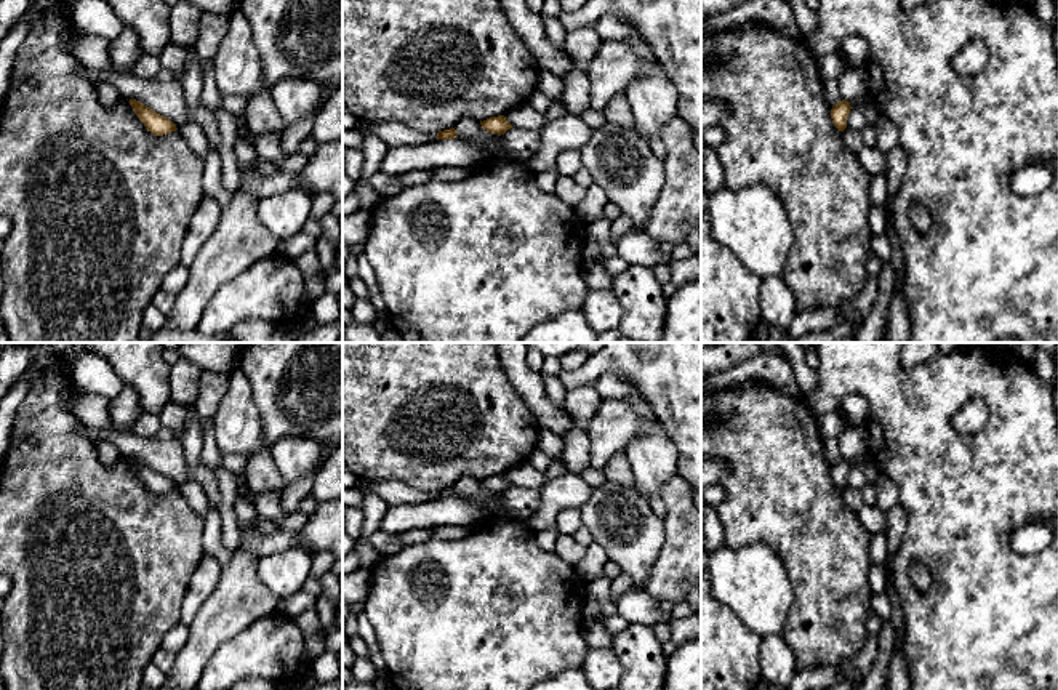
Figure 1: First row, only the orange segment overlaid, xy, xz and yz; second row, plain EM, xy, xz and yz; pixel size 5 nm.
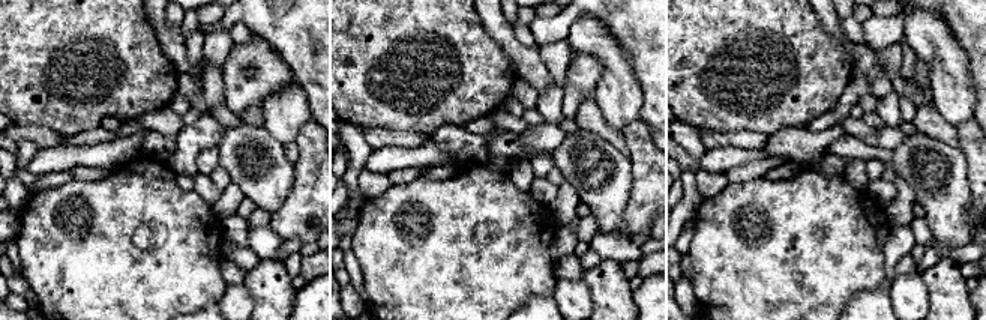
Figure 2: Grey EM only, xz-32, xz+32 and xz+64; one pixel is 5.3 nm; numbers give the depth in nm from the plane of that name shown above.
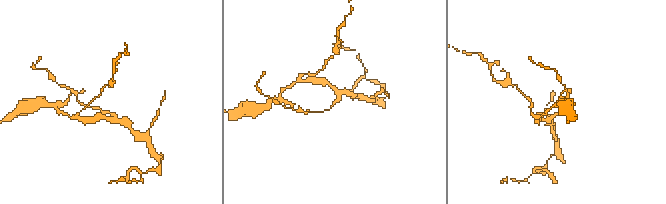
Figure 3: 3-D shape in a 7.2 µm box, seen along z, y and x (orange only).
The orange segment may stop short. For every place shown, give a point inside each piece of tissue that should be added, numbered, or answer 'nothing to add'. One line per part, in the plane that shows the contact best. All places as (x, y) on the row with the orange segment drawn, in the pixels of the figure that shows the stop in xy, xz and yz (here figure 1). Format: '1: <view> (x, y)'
nothing to add

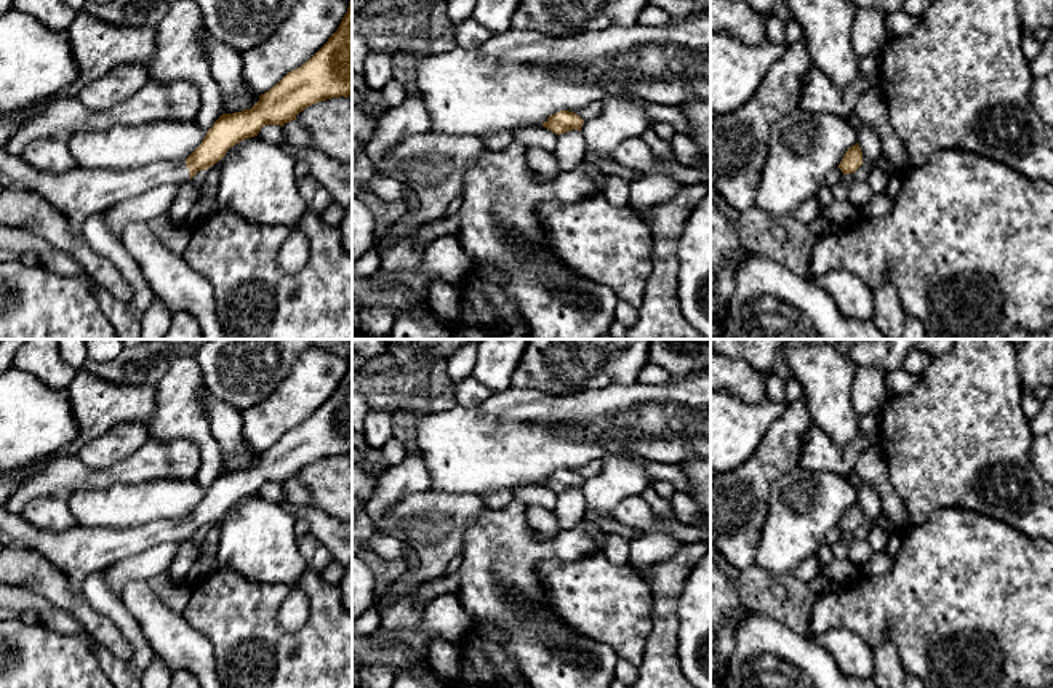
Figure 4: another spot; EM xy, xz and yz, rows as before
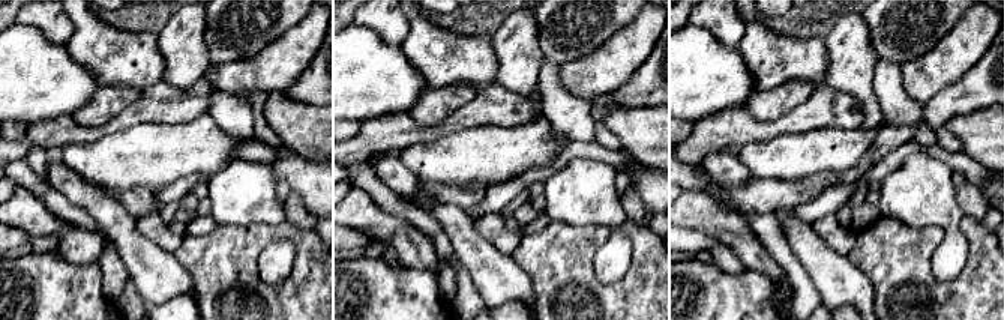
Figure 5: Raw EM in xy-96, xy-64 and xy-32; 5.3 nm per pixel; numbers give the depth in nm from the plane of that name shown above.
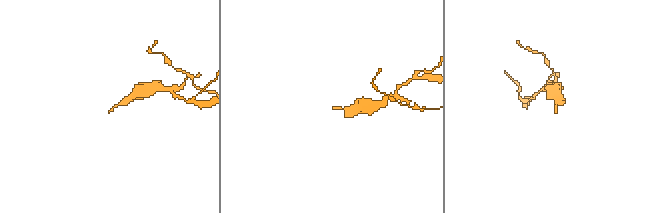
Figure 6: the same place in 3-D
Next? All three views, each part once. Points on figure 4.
1: xy (80, 192)

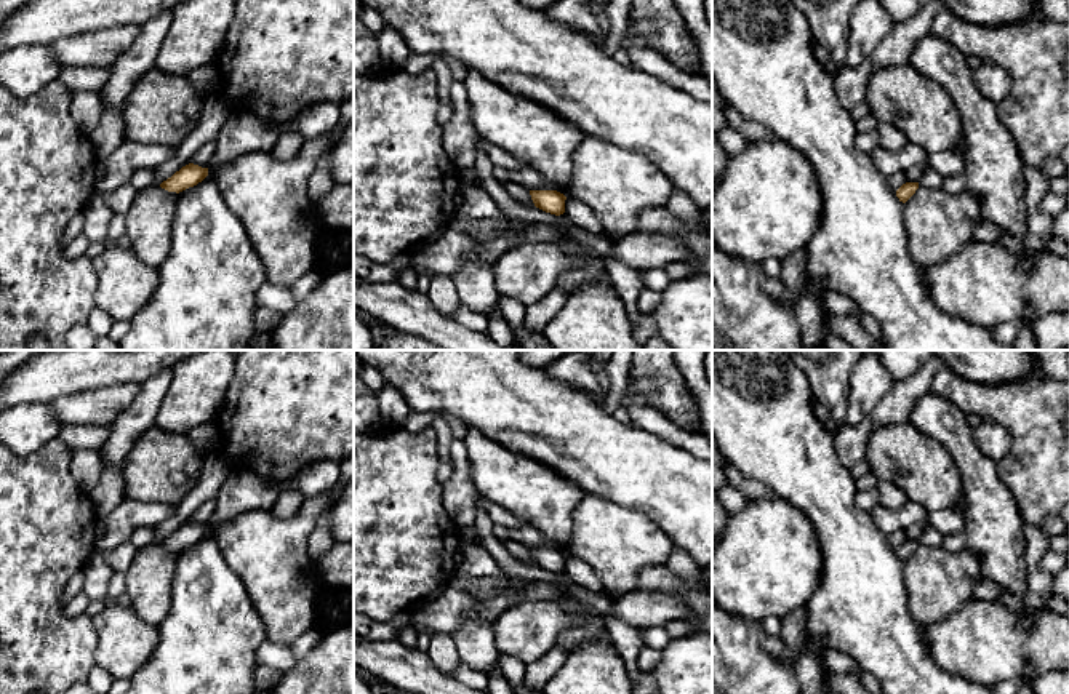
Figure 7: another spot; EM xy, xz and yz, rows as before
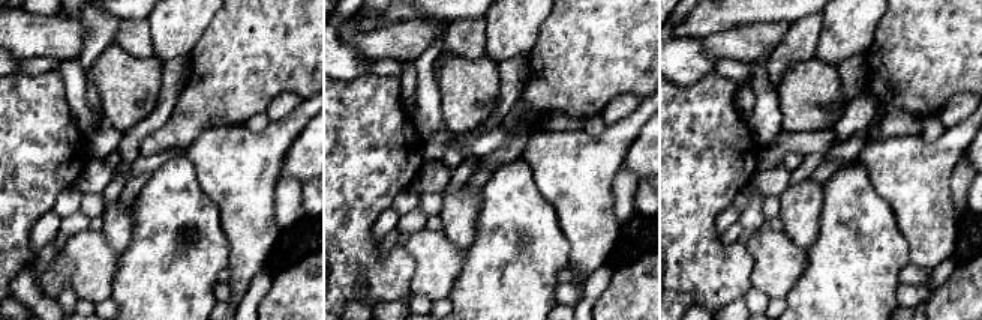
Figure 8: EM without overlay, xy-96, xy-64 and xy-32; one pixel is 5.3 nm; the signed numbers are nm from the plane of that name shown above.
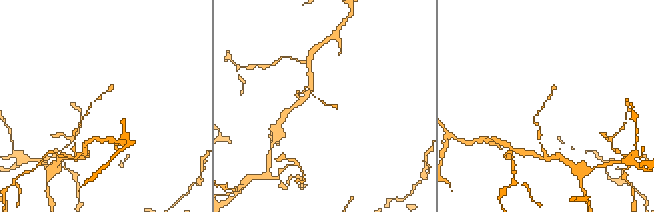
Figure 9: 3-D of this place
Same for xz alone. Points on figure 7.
nothing to add

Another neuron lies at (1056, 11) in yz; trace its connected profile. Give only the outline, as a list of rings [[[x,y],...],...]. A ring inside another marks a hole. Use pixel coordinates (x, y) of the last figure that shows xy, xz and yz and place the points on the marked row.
[[[1034,0],[1037,16],[1056,24],[1069,24],[1069,0]]]

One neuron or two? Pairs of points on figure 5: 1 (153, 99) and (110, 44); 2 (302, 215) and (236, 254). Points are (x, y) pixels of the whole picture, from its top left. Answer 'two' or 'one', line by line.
1: two
2: two

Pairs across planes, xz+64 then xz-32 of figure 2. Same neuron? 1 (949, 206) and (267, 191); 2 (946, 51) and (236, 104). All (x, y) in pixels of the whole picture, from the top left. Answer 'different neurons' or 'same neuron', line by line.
1: same neuron
2: different neurons

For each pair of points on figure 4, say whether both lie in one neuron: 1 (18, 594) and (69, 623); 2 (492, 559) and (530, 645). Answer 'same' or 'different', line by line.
1: same
2: same

